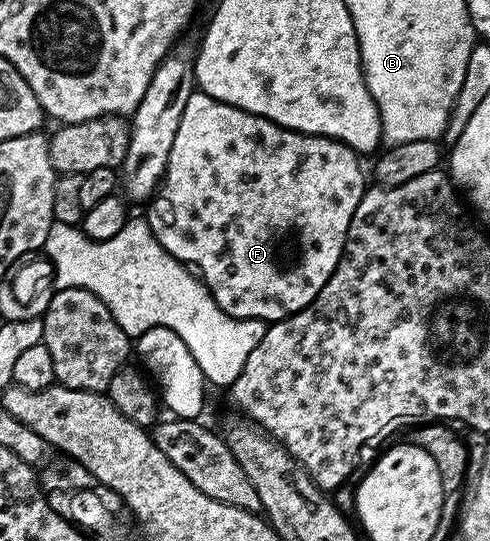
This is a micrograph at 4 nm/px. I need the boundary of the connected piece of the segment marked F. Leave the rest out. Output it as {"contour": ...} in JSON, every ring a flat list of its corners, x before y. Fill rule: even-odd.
{"contour":[[199,89,194,90,191,97,187,97,187,105,183,109,183,118,179,121,179,129,175,132,175,141,171,144,171,157,167,157,167,169,165,177,161,180,160,187,157,188,152,199,148,200,149,215,147,214,147,222,151,233,159,241,159,245,163,245,163,249,167,249,167,253,171,253,171,257,175,257,186,267,192,269,199,276,205,288,211,293,211,297,219,305,219,309,223,309,223,313,227,313,236,319,263,319,266,321,276,321,278,319,286,319,288,315,294,315,296,311,301,311,308,305,311,300,319,293,319,289,323,289,323,285,327,285,327,281,331,277,331,273,339,265,339,257,345,248,345,238,347,237,347,229,351,225,351,217,355,217,355,209,359,205,359,201,365,195,367,190,367,182,365,183,365,175,361,172,361,163,358,152,352,151,350,147,328,139,322,135,304,135,298,131,288,131,286,127,275,125,271,121,267,121,263,117,259,117,255,113,247,113,243,109,235,109,235,105,227,105,223,101,215,101,215,97,211,97,207,93,203,93]]}

